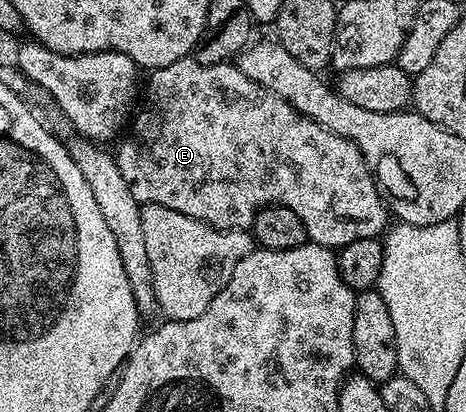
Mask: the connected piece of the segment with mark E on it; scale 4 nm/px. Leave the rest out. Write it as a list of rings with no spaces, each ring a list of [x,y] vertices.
[[[190,57],[175,61],[166,67],[158,67],[150,75],[153,76],[150,77],[149,84],[147,82],[144,84],[139,110],[132,116],[131,126],[127,131],[129,136],[118,145],[117,151],[115,150],[119,173],[123,173],[123,181],[127,181],[127,189],[131,189],[131,194],[137,203],[142,205],[154,203],[163,205],[167,209],[175,209],[175,213],[183,213],[195,221],[220,231],[249,231],[253,225],[253,218],[262,207],[286,207],[291,209],[291,213],[295,213],[295,217],[299,217],[299,221],[303,221],[305,238],[308,242],[334,249],[339,249],[351,241],[359,241],[363,237],[376,239],[386,230],[390,222],[388,219],[391,219],[391,212],[378,188],[377,180],[373,177],[373,172],[365,164],[363,153],[350,139],[344,139],[323,129],[323,125],[299,113],[290,103],[283,101],[283,97],[251,81],[232,62],[203,65],[199,60]]]

